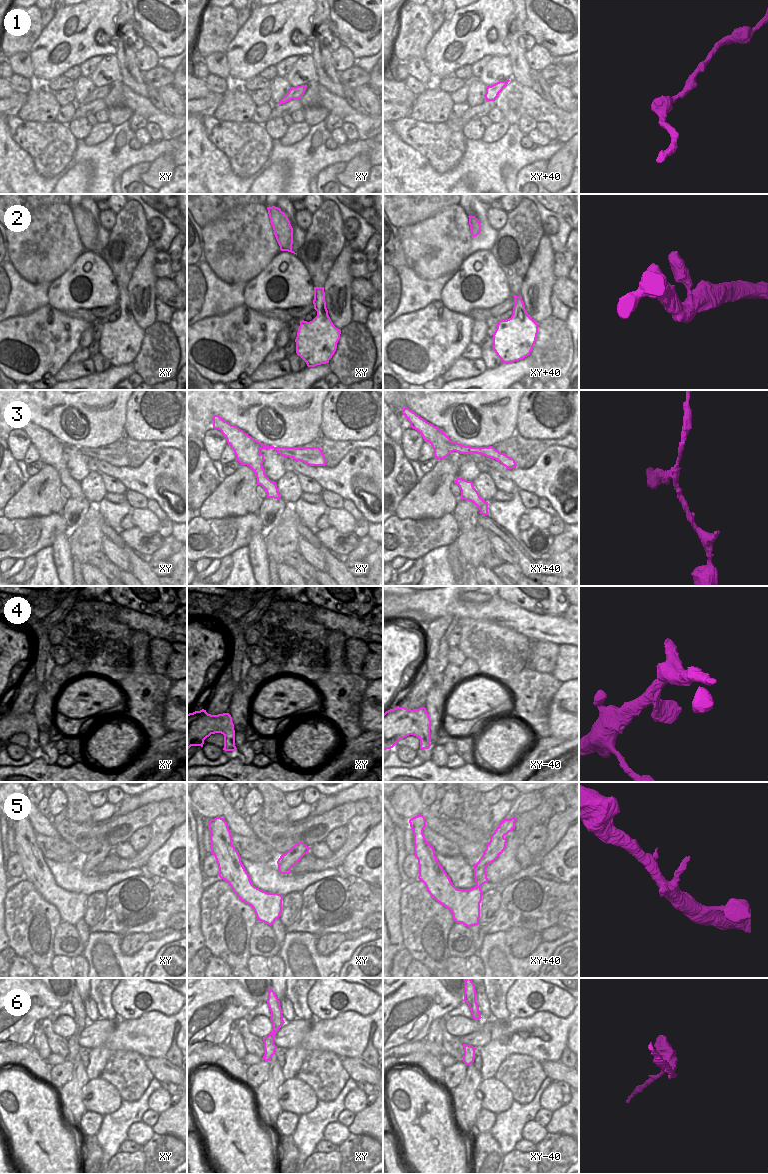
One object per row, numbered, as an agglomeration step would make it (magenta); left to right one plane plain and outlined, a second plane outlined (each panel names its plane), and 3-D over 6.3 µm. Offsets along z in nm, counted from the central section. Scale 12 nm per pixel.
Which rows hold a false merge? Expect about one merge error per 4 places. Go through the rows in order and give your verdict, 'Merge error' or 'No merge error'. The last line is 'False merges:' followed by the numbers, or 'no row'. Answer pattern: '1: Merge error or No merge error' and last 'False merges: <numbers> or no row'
1: No merge error
2: No merge error
3: Merge error
4: No merge error
5: No merge error
6: No merge error
False merges: 3.

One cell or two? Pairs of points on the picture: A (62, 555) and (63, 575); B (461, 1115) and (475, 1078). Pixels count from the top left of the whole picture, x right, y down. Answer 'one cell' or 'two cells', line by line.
A: one cell
B: one cell

